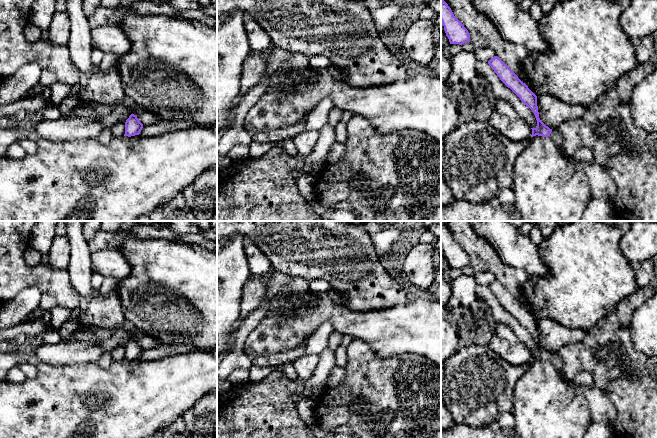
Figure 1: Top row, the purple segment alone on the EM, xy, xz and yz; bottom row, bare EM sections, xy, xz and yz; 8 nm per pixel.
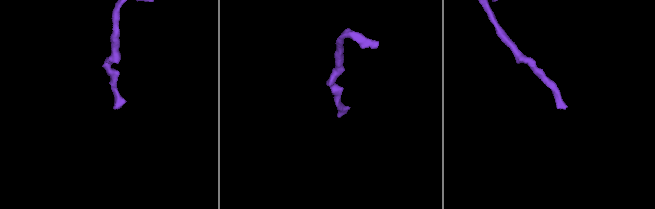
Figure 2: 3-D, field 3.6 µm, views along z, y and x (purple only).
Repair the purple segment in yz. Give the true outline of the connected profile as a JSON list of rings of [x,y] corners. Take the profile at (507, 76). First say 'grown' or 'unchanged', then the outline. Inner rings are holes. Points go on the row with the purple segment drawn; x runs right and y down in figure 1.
grown; [[[494,56],[488,61],[488,64],[500,78],[500,80],[510,88],[520,100],[529,107],[534,113],[537,120],[537,127],[532,129],[533,136],[550,136],[563,153],[563,138],[557,129],[550,129],[539,118],[537,96],[523,83],[518,76],[497,56]]]

